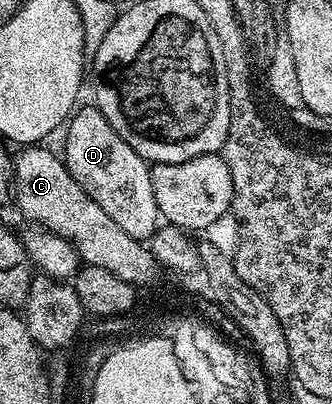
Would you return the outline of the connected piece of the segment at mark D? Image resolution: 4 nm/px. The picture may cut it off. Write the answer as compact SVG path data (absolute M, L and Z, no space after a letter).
M79 108L65 126L66 169L72 175L74 185L84 187L86 194L119 225L124 235L143 243L149 242L160 226L150 165L139 153L132 151L120 135L116 135L112 123L104 119L99 109L89 108Z

